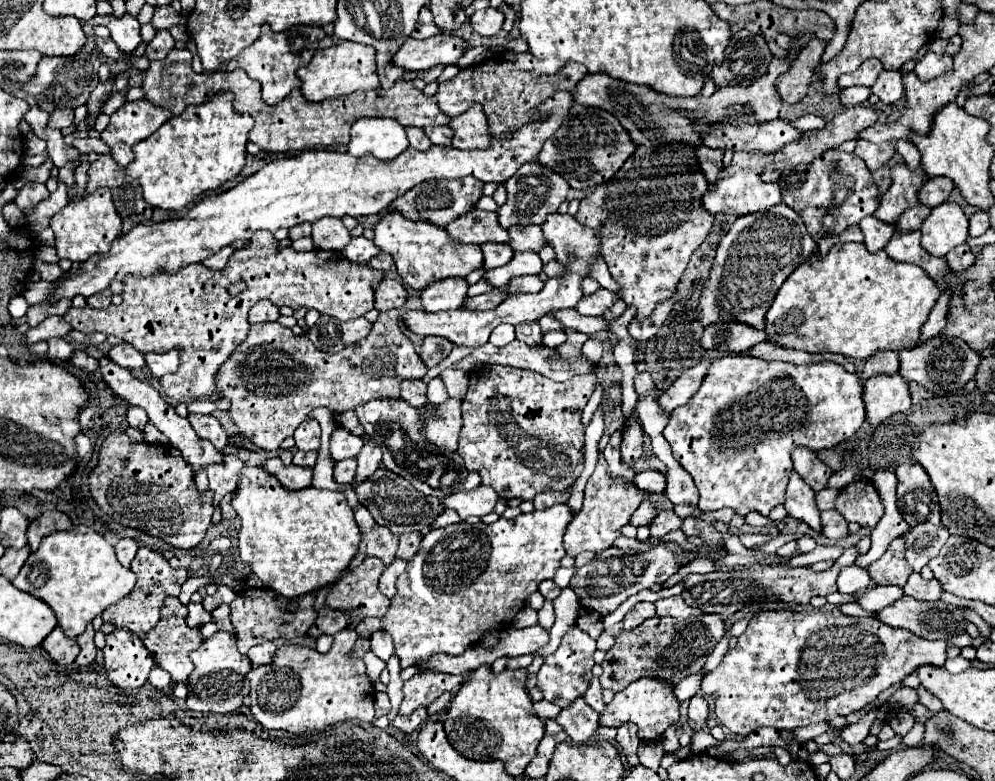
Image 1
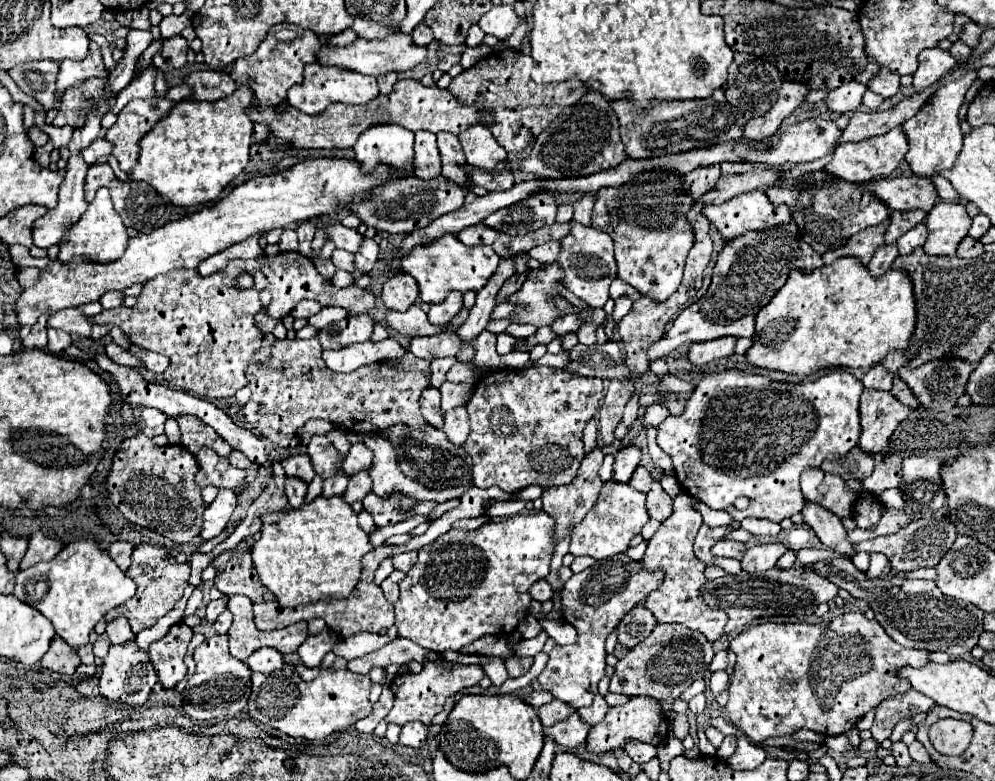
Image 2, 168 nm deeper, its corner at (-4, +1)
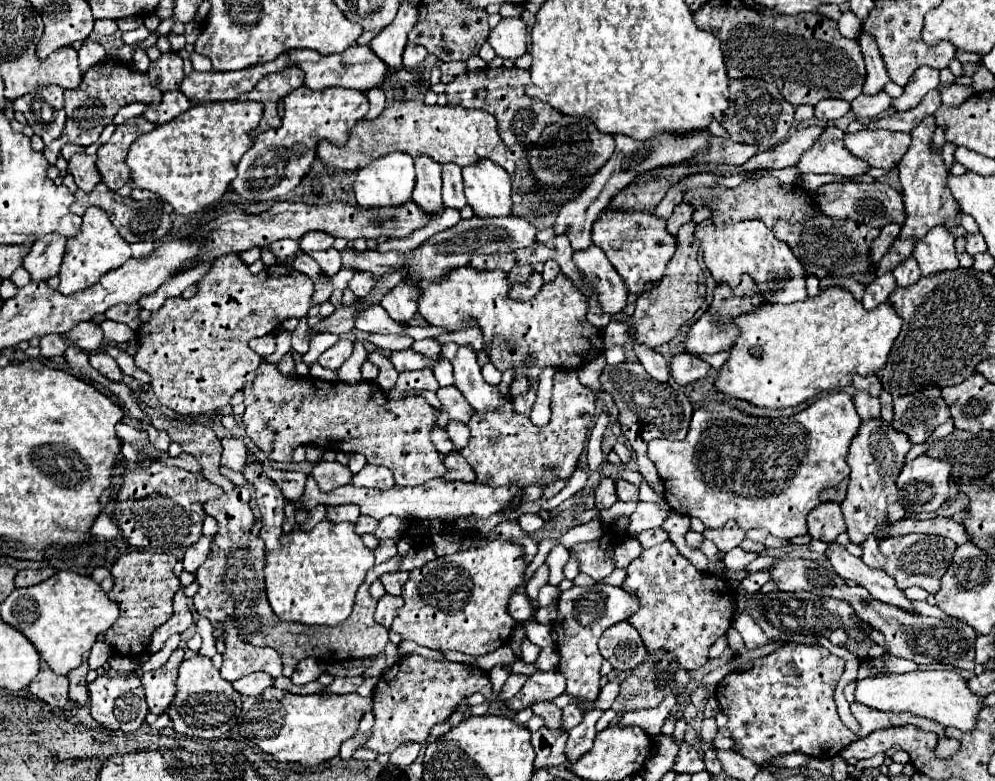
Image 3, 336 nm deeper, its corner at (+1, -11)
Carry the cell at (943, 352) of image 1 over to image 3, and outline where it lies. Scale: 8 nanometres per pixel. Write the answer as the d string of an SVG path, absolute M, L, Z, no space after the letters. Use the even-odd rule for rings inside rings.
M925 388L917 394L895 398L891 426L907 434L913 444L921 444L947 418L949 406L941 400L939 388Z

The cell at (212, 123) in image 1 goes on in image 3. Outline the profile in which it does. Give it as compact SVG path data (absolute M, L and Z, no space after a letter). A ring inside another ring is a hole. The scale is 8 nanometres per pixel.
M209 102L195 104L187 112L179 114L175 120L155 126L149 134L139 136L127 154L127 164L131 168L131 180L141 190L157 192L167 200L177 214L193 214L205 206L217 202L229 188L231 180L237 176L237 164L241 156L253 146L249 130L255 130L263 116L261 102Z

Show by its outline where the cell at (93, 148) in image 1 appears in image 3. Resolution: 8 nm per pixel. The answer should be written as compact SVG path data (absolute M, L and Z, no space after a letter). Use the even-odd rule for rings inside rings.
M75 154L69 160L69 172L75 178L75 184L83 190L83 192L91 192L95 188L95 184L101 182L101 176L95 168L95 156L87 156L87 154Z

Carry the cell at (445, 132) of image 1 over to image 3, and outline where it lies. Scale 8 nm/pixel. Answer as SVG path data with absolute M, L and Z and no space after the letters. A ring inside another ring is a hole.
M443 164L443 204L457 210L467 204L463 194L461 168L457 168L455 164Z

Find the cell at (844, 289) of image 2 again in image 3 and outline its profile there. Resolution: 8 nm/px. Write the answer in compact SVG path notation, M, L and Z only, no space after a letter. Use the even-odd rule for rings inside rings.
M827 288L815 298L787 306L763 304L757 312L739 316L735 324L741 334L729 350L727 362L719 368L719 374L713 380L713 388L729 398L747 400L753 406L771 410L799 406L821 392L849 386L853 374L869 376L881 370L891 352L893 340L901 330L901 318L893 312L893 308L889 308L889 302L881 304L873 312L867 312L861 302L857 302L849 292L841 288Z

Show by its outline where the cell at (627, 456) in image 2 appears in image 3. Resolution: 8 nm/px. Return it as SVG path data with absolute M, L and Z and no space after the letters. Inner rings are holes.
M603 478L595 490L595 508L597 510L609 510L615 502L617 502L615 482L611 478Z

